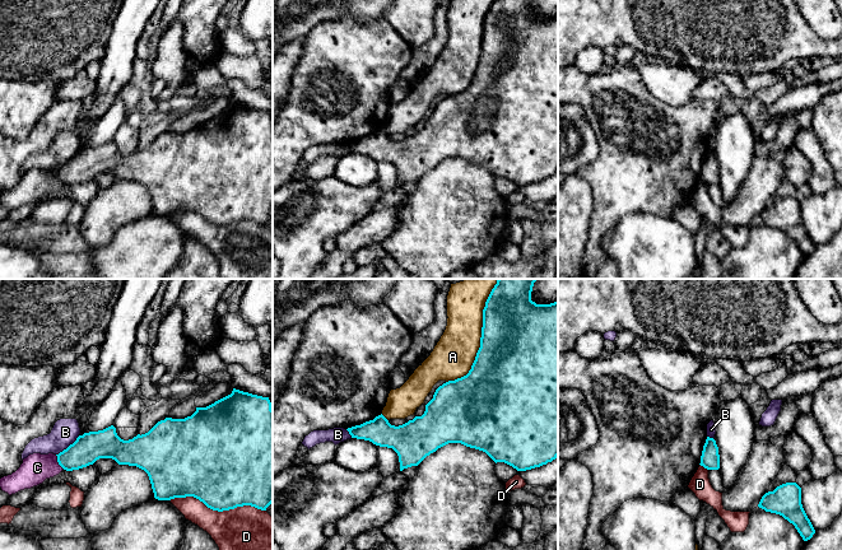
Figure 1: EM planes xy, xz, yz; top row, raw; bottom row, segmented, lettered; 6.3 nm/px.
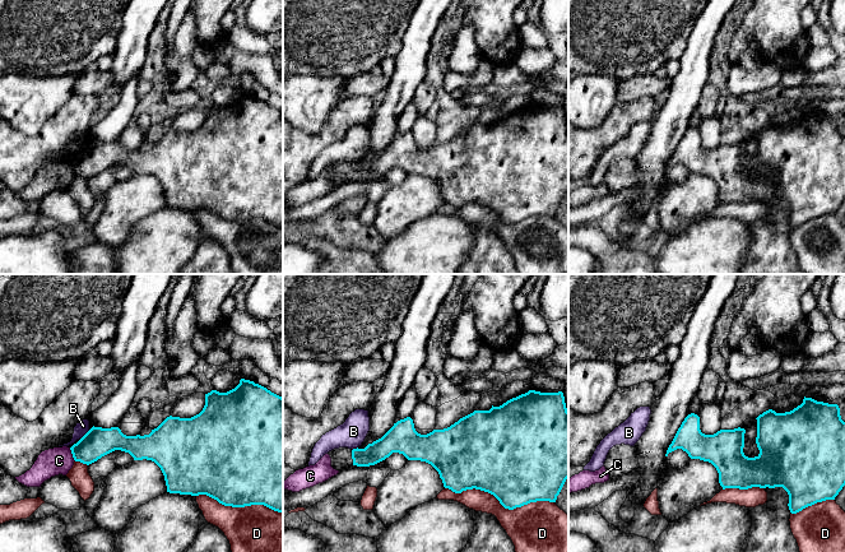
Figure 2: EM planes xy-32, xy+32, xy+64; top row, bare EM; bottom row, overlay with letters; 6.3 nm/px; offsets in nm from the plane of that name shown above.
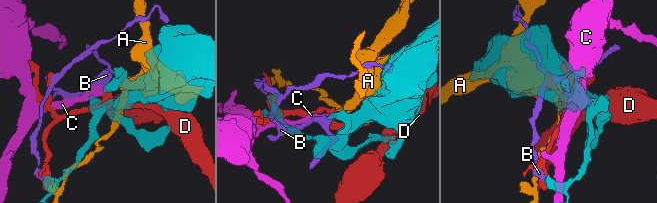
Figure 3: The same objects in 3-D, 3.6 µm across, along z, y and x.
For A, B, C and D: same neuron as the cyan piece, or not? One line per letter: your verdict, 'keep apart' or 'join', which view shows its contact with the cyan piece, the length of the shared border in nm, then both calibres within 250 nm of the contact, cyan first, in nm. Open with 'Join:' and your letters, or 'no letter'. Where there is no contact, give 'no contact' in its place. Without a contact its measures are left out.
Join: B
A: keep apart; contact in xz; length 700 nm; calibres 500 and 260 nm
B: join; contact in xy; length 200 nm; calibres 190 and 160 nm
C: keep apart; contact in xy; length 110 nm; calibres 190 and 180 nm
D: keep apart; contact in xy; length 600 nm; calibres 460 and 380 nm

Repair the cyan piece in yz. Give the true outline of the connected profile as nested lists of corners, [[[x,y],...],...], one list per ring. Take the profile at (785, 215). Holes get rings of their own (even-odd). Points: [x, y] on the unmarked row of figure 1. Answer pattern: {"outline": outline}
{"outline": [[[786,197],[777,201],[773,206],[766,208],[759,219],[766,227],[782,230],[795,241],[804,256],[815,248],[801,219],[801,202],[796,197]]]}

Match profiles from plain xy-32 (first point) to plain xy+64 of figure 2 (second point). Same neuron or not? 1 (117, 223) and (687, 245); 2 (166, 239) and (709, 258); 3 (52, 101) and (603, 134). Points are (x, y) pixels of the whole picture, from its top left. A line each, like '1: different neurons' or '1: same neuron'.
1: different neurons
2: same neuron
3: different neurons

